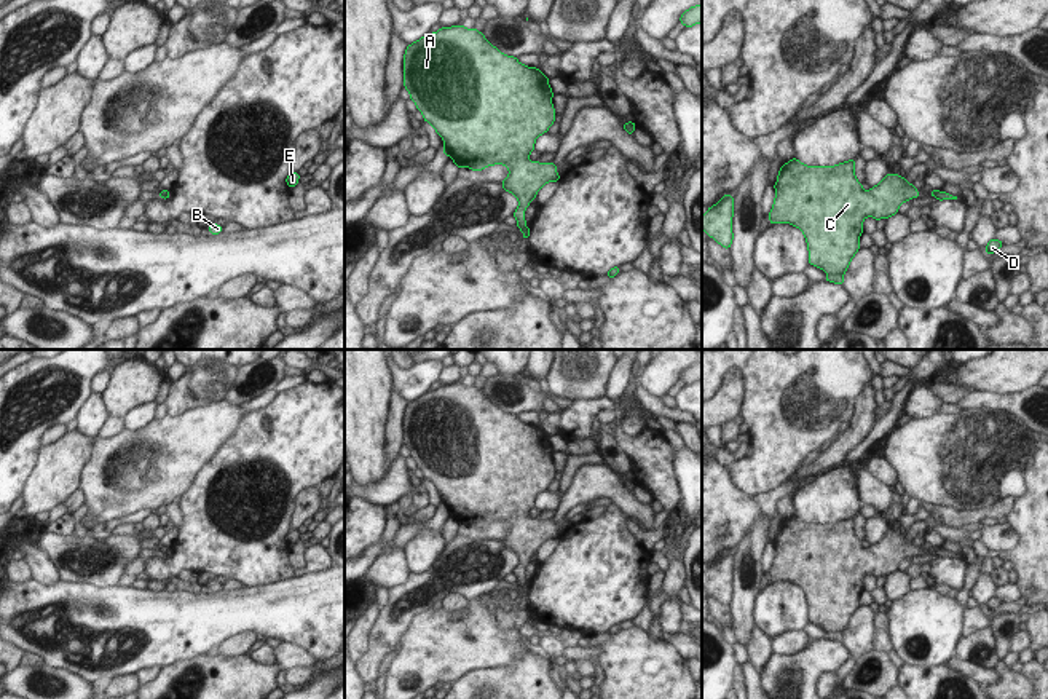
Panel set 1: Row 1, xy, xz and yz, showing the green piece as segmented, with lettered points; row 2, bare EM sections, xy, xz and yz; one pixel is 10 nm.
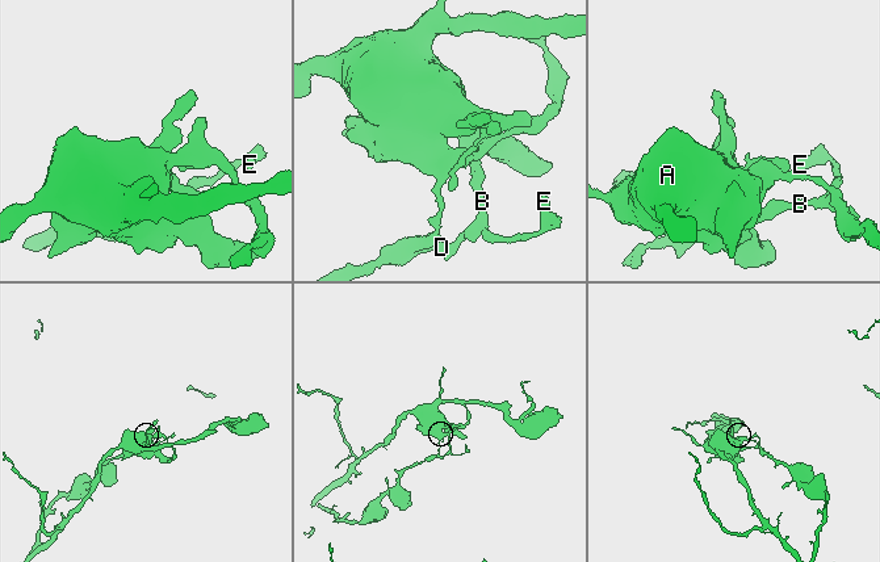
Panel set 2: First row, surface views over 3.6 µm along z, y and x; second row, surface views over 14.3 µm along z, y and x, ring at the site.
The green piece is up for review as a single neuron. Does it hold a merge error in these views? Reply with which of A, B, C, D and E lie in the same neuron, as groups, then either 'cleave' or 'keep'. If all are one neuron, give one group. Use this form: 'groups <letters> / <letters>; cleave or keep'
groups A C / B D E; cleave

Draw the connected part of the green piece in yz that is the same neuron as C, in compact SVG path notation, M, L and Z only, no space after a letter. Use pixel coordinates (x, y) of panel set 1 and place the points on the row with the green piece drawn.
M793 158L780 168L775 187L775 199L769 212L772 223L791 223L798 227L807 241L809 263L821 268L828 274L844 274L850 260L860 249L860 235L866 217L888 219L898 212L898 207L919 198L914 188L903 176L887 174L882 182L868 192L855 177L855 160L836 166L806 166Z

